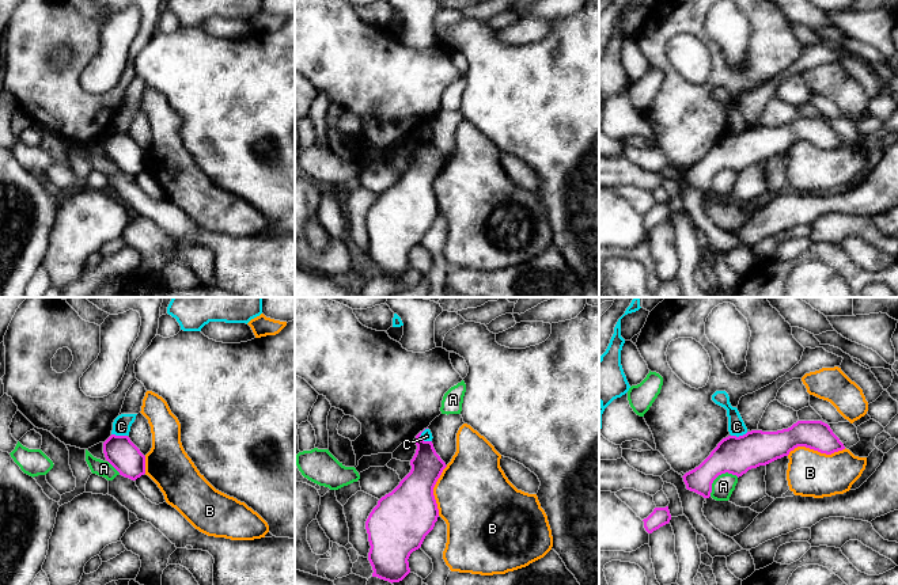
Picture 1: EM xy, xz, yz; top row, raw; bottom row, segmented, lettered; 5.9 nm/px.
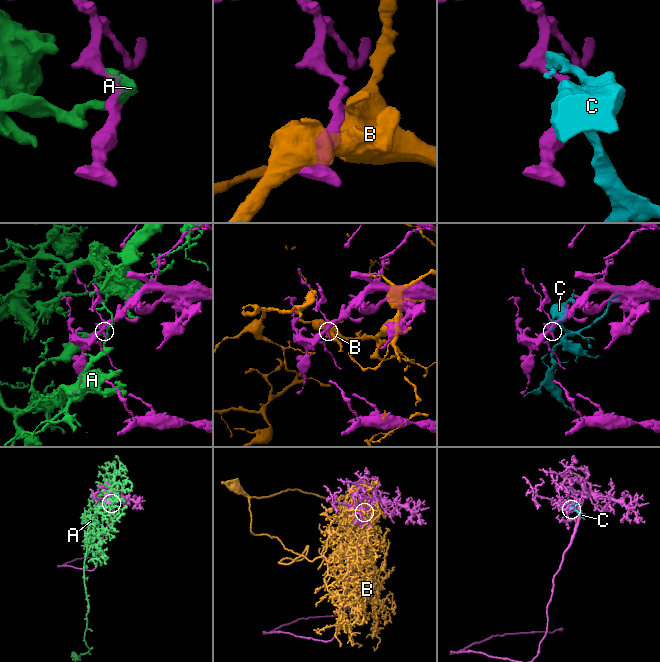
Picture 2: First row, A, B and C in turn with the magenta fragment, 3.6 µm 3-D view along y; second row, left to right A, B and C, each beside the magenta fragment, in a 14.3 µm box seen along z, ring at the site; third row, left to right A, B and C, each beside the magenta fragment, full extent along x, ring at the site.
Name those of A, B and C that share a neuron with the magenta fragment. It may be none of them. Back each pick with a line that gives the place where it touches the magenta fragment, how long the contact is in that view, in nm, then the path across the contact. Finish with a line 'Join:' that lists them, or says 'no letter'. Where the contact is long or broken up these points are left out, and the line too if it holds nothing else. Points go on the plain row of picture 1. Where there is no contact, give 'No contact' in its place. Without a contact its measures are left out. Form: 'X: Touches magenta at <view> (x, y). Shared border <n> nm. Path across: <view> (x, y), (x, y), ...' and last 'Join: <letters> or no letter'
Join: no letter

